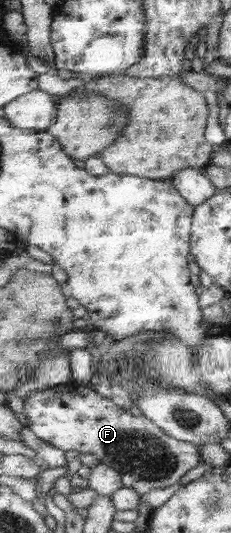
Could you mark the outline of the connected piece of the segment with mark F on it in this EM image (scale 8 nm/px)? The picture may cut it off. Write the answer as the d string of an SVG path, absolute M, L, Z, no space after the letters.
M73 380L64 386L33 391L27 397L25 405L28 426L42 440L66 452L77 450L82 454L95 454L104 464L114 467L123 476L126 487L135 489L140 496L147 496L153 490L178 488L183 476L187 476L193 468L204 462L201 447L170 436L170 433L165 432L145 414L136 417L131 411L115 404L112 399L101 396L91 385L81 385Z

